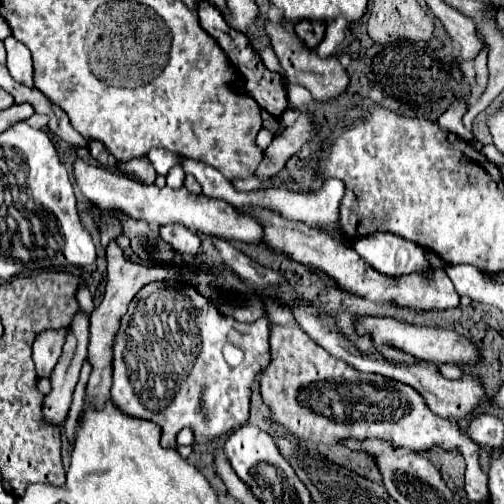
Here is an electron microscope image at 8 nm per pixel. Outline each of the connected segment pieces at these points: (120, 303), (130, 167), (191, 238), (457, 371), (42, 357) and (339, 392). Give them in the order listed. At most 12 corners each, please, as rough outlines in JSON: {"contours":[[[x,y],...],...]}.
{"contours":[[[106,248],[107,290],[91,314],[93,366],[85,406],[101,408],[111,390],[111,344],[141,286],[178,276],[177,264],[125,258]],[[147,158],[117,162],[115,168],[123,174],[155,182],[153,164]],[[167,224],[161,238],[179,254],[197,254],[199,236],[183,224]],[[439,364],[447,380],[459,380],[463,370],[455,364]],[[69,326],[43,331],[32,345],[39,378],[51,376]],[[273,326],[261,396],[289,434],[460,452],[471,502],[479,447],[419,392]]]}

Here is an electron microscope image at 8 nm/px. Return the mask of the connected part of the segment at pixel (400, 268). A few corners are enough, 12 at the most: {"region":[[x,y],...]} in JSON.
{"region":[[391,232],[353,248],[387,276],[429,268],[425,250]]}

